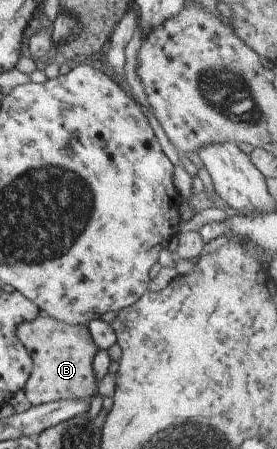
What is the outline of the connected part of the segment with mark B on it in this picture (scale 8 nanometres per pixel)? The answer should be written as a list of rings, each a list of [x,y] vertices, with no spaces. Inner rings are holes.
[[[40,312],[32,321],[18,324],[16,337],[32,360],[29,378],[22,388],[24,400],[31,407],[58,400],[90,401],[98,382],[92,369],[98,348],[86,325],[70,325]]]

